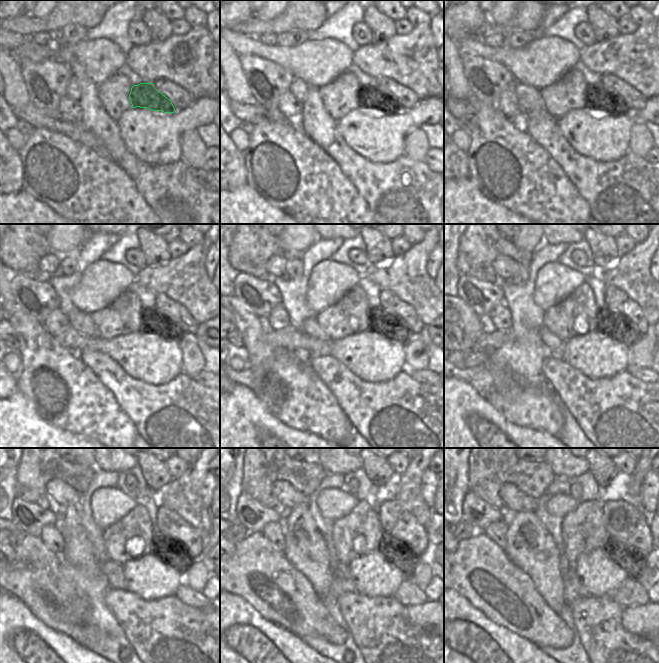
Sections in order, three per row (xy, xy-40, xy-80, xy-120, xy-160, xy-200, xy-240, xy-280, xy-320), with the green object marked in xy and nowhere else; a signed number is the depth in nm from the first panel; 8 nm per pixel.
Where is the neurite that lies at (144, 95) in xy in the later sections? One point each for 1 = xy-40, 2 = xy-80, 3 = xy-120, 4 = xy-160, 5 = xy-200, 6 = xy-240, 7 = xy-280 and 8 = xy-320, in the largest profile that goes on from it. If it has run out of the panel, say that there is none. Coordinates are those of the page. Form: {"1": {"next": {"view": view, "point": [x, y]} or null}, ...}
{"1": {"next": {"view": "xy-40", "point": [368, 95]}}, "2": {"next": {"view": "xy-80", "point": [598, 96]}}, "3": {"next": {"view": "xy-120", "point": [154, 321]}}, "4": {"next": {"view": "xy-160", "point": [393, 328]}}, "5": {"next": {"view": "xy-200", "point": [618, 327]}}, "6": {"next": {"view": "xy-240", "point": [169, 550]}}, "7": {"next": {"view": "xy-280", "point": [400, 554]}}, "8": {"next": {"view": "xy-320", "point": [630, 559]}}}

